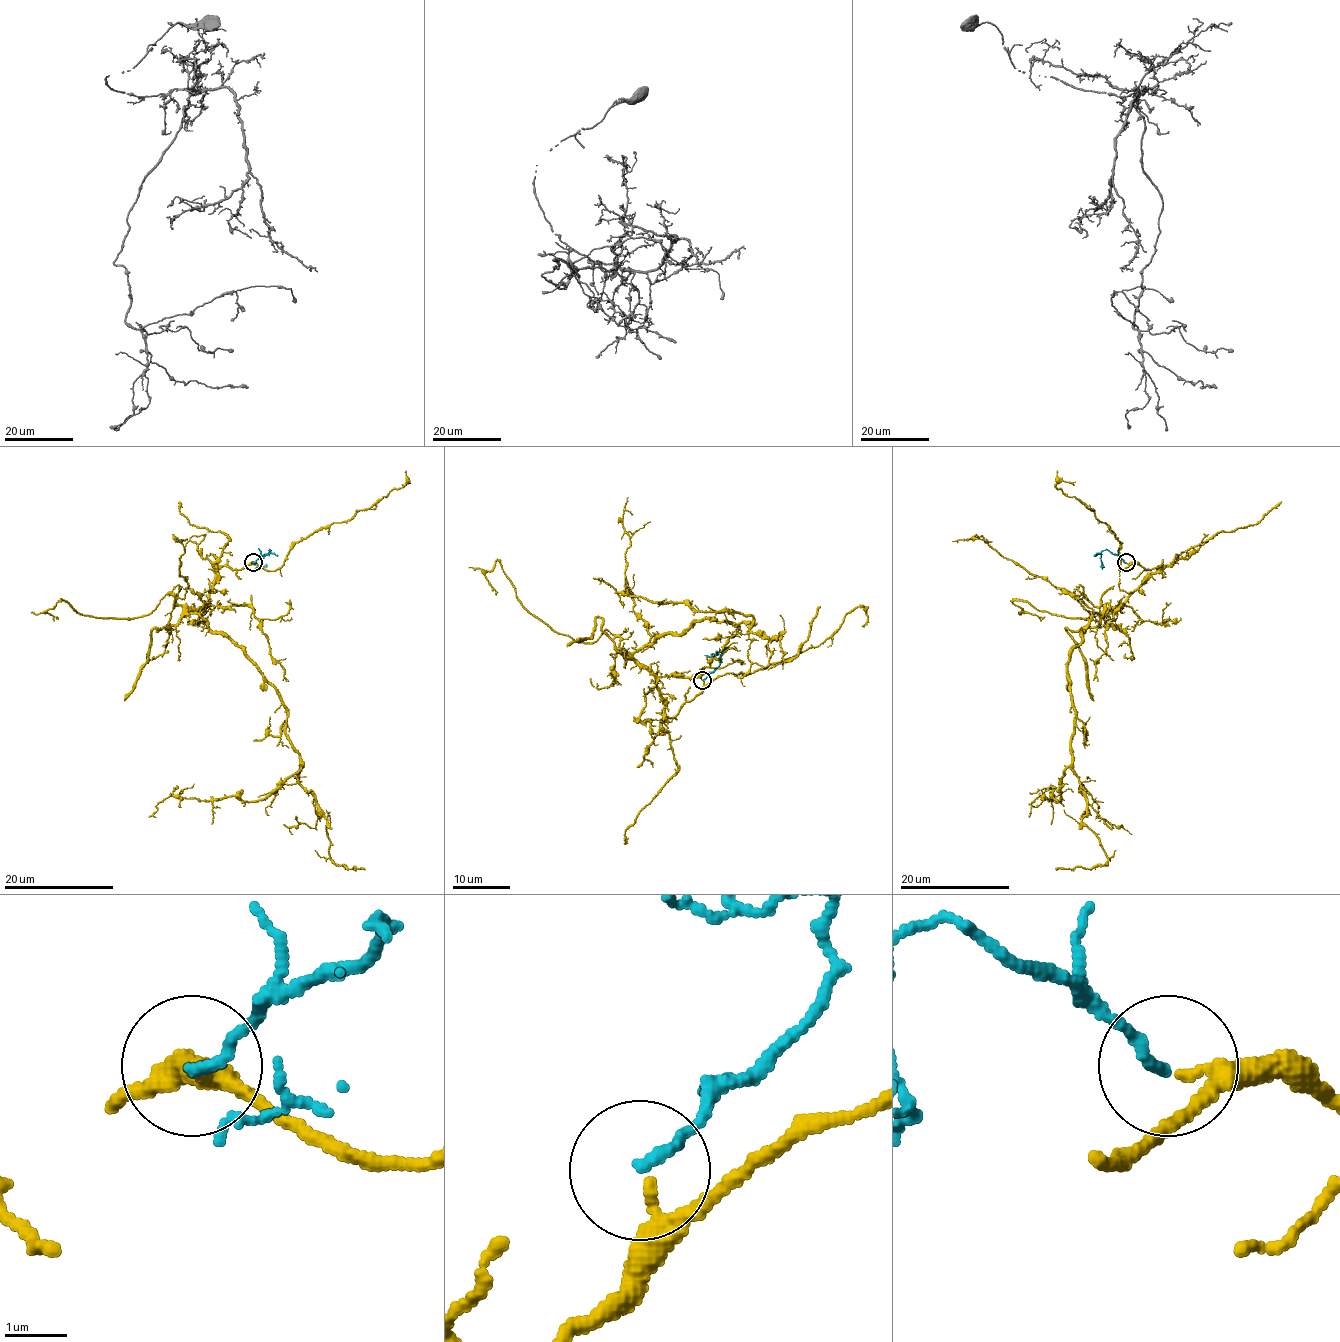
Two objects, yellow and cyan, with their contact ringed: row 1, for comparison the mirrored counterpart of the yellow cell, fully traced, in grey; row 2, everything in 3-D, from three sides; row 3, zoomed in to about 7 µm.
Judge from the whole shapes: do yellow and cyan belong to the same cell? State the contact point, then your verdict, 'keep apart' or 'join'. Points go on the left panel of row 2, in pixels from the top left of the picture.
(253, 562) | join

